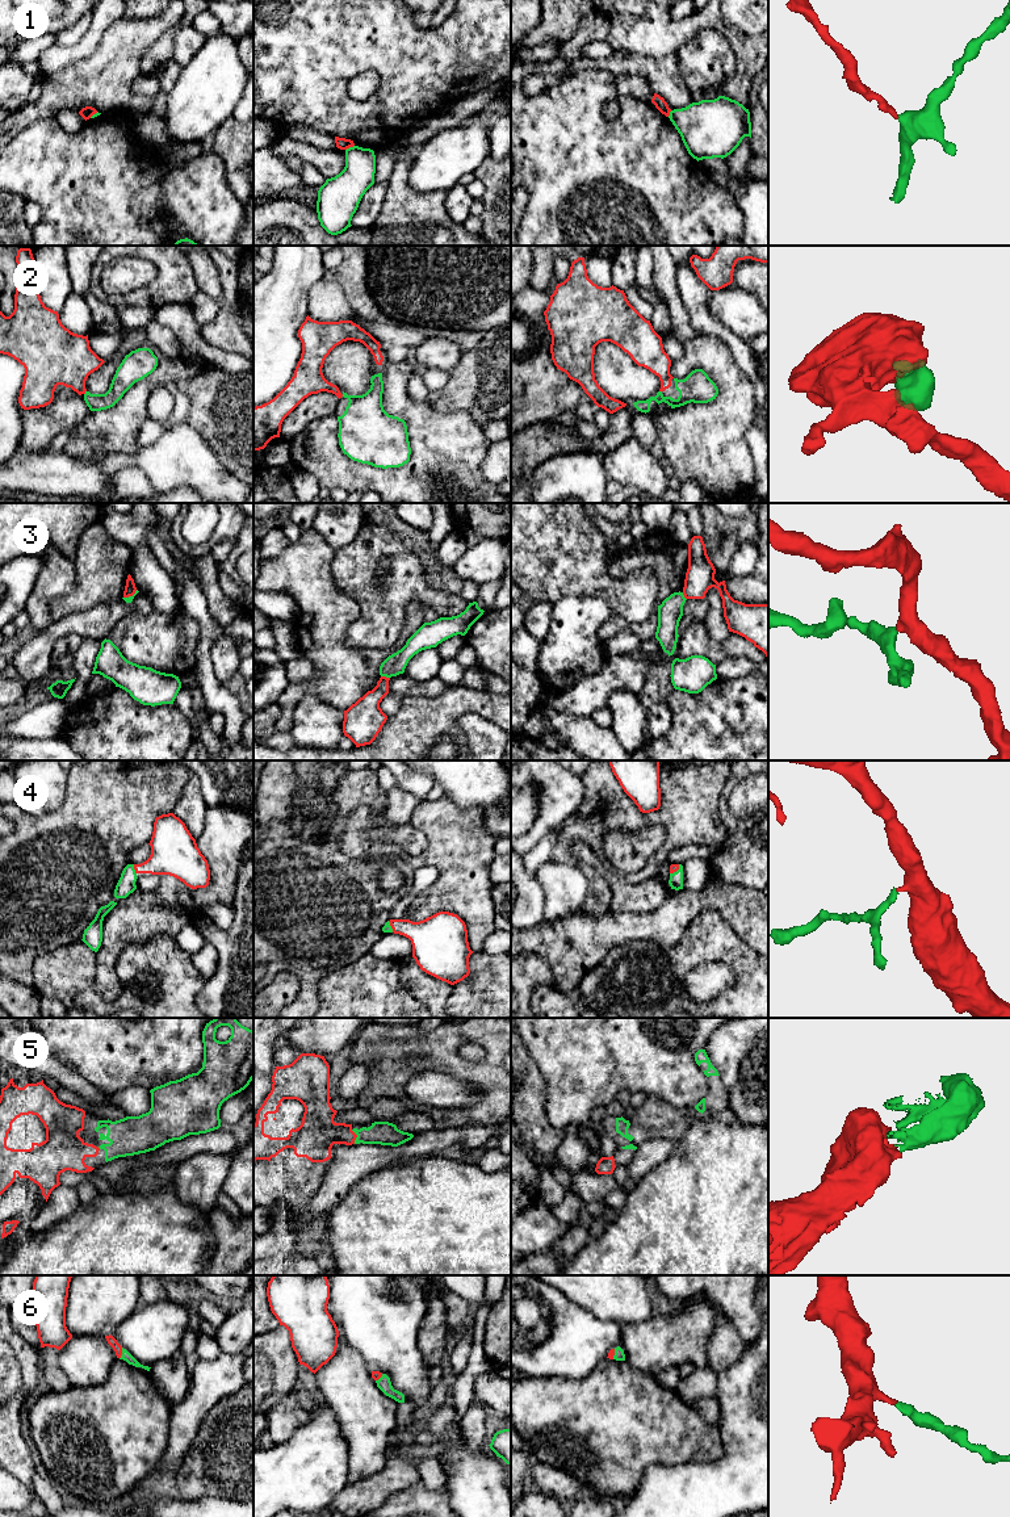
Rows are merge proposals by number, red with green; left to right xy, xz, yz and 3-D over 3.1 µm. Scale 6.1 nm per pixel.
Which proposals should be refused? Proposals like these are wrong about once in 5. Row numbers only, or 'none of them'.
1, 3

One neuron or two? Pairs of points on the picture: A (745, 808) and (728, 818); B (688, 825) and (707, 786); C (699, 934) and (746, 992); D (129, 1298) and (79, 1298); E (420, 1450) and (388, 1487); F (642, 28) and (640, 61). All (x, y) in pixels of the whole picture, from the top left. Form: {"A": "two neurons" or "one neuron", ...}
{"A": "two neurons", "B": "one neuron", "C": "one neuron", "D": "one neuron", "E": "one neuron", "F": "two neurons"}

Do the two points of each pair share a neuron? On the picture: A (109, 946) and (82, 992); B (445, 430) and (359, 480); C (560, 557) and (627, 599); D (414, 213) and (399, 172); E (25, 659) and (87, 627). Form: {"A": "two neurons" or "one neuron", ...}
{"A": "two neurons", "B": "one neuron", "C": "one neuron", "D": "one neuron", "E": "one neuron"}

